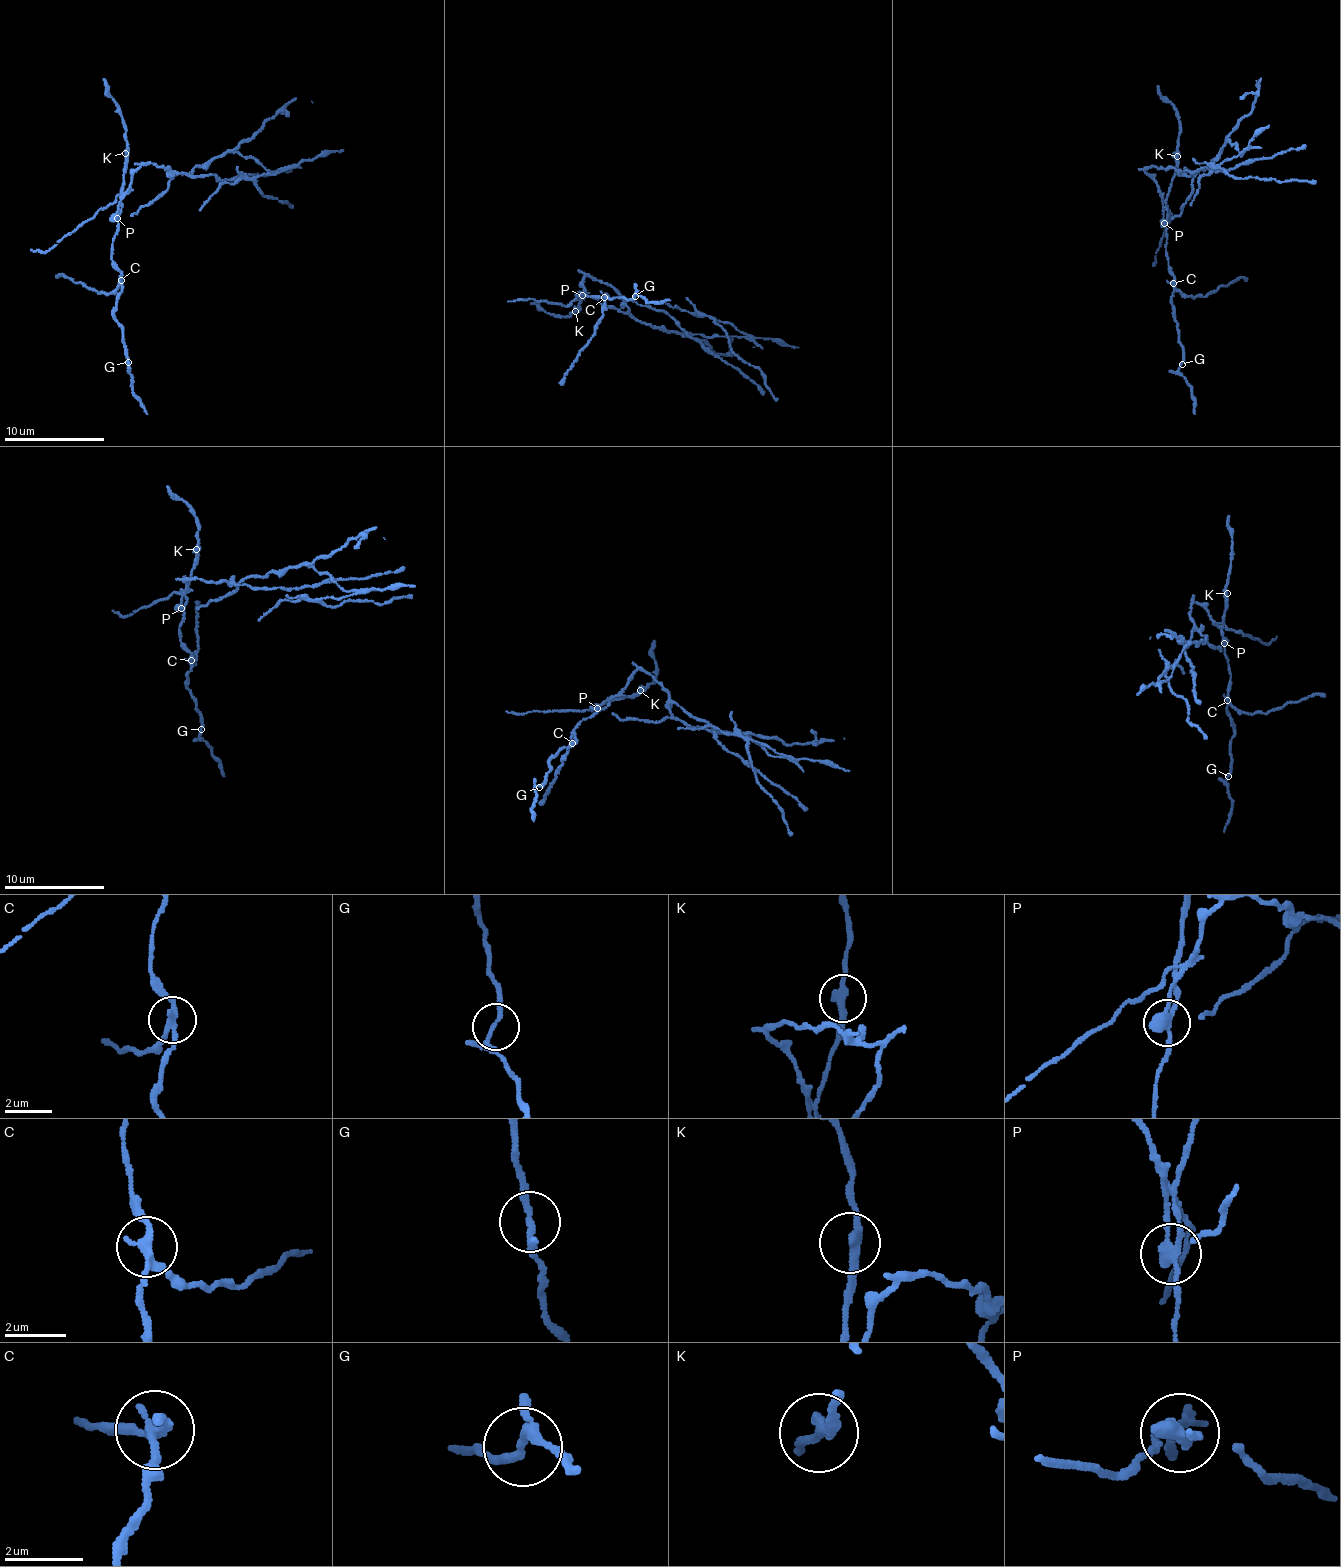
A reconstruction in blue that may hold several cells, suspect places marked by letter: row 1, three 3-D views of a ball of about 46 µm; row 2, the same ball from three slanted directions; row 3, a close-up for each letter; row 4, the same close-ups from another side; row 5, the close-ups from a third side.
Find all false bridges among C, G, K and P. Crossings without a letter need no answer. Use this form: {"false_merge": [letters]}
{"false_merge": ["C", "P"]}

